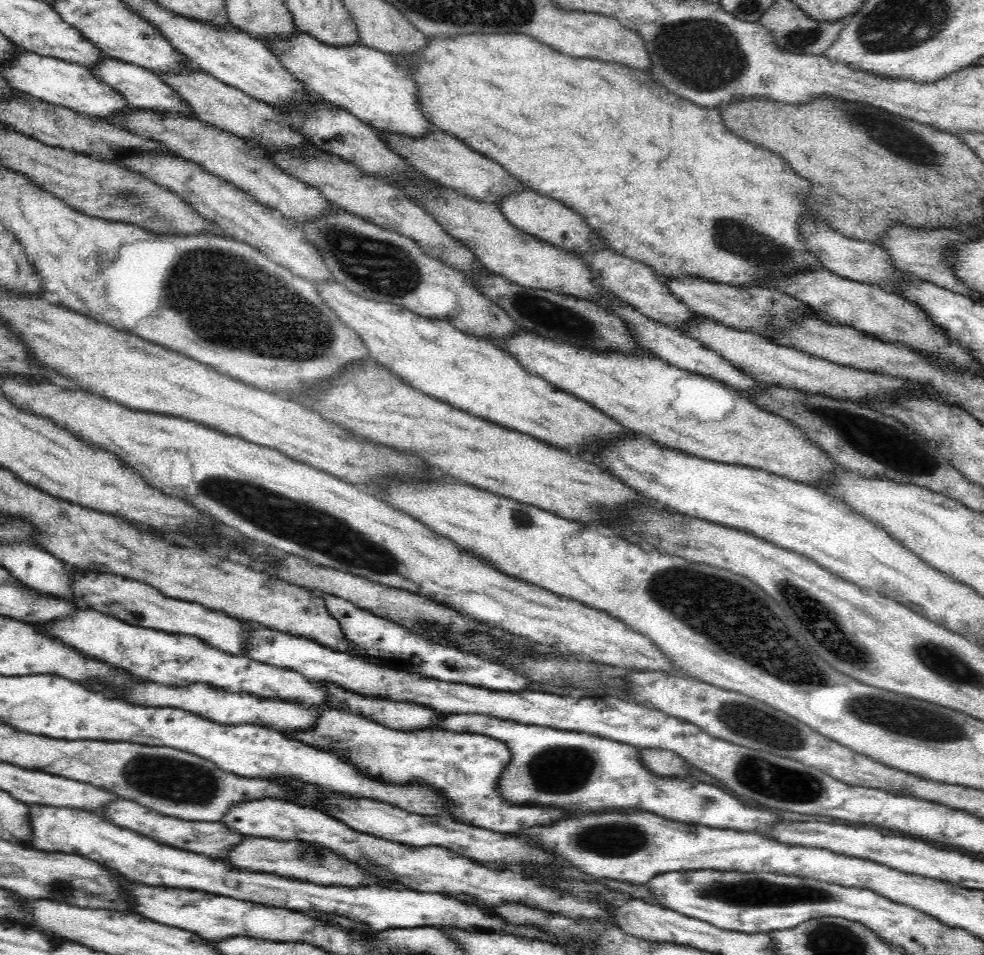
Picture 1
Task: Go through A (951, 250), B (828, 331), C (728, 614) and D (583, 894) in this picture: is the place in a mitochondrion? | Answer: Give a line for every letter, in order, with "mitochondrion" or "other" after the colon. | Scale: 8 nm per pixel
A: other
B: mitochondrion
C: mitochondrion
D: other

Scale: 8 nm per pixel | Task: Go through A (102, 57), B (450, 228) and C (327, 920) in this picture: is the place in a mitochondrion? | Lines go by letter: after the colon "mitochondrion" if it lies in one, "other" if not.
A: other
B: other
C: other

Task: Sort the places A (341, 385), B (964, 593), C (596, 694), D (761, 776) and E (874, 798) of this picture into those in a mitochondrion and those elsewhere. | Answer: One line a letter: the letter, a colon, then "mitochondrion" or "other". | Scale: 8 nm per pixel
A: other
B: other
C: other
D: mitochondrion
E: other

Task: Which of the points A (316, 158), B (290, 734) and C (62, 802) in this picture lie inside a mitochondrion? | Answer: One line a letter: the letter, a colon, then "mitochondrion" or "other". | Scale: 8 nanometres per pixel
A: mitochondrion
B: other
C: other

